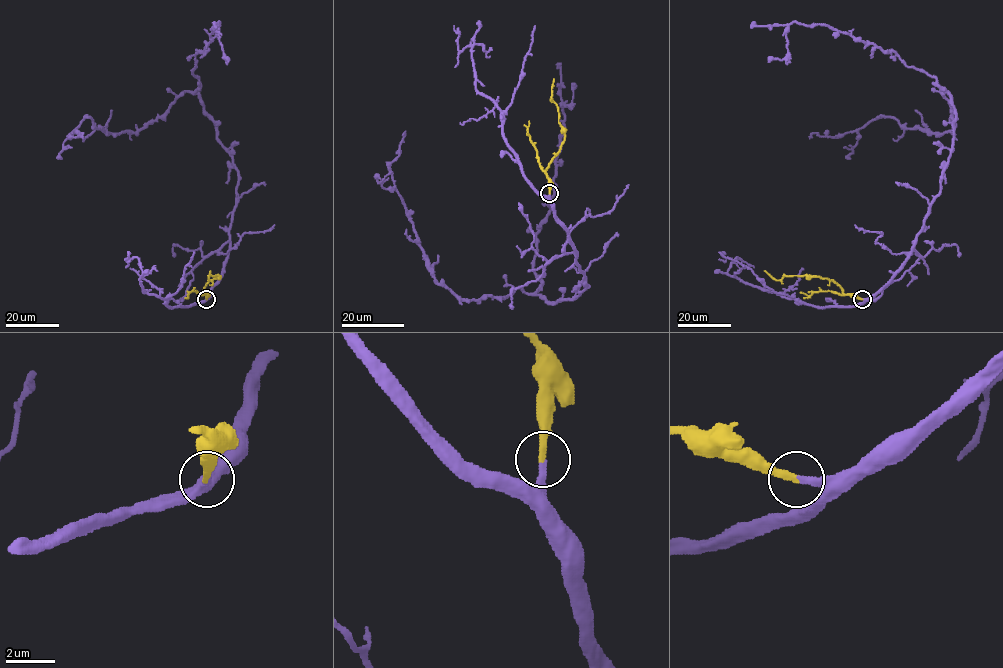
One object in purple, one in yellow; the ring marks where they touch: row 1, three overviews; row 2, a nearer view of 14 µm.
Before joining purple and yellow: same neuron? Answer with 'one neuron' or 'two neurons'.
one neuron

